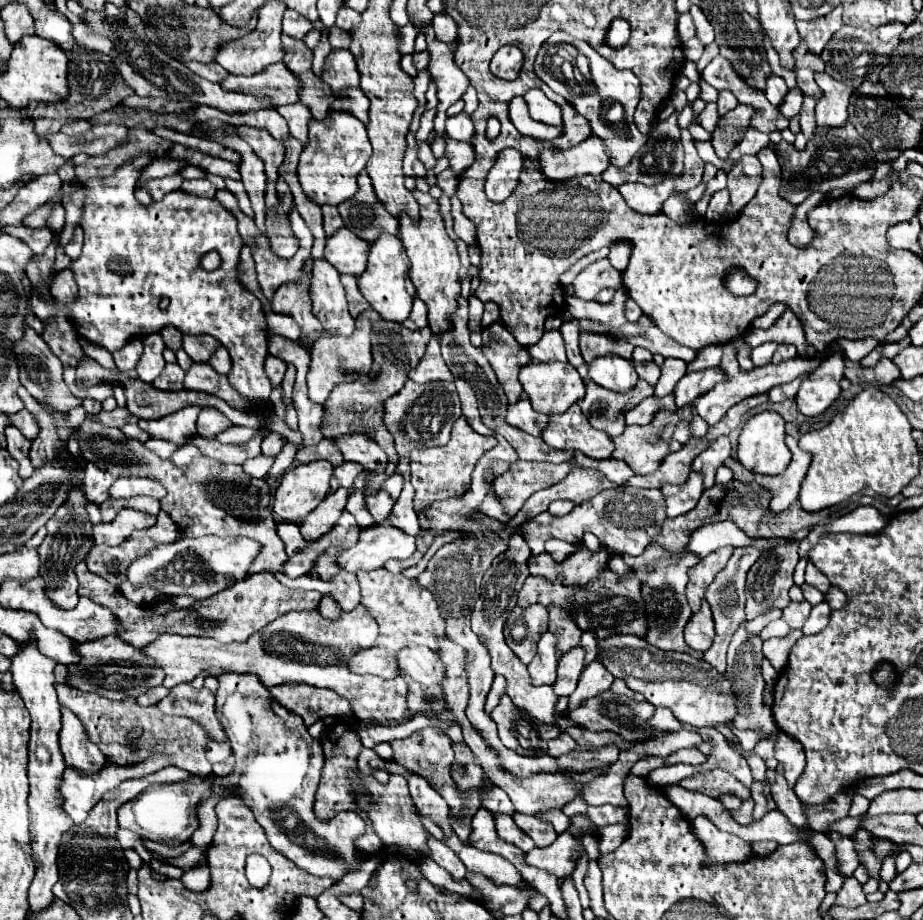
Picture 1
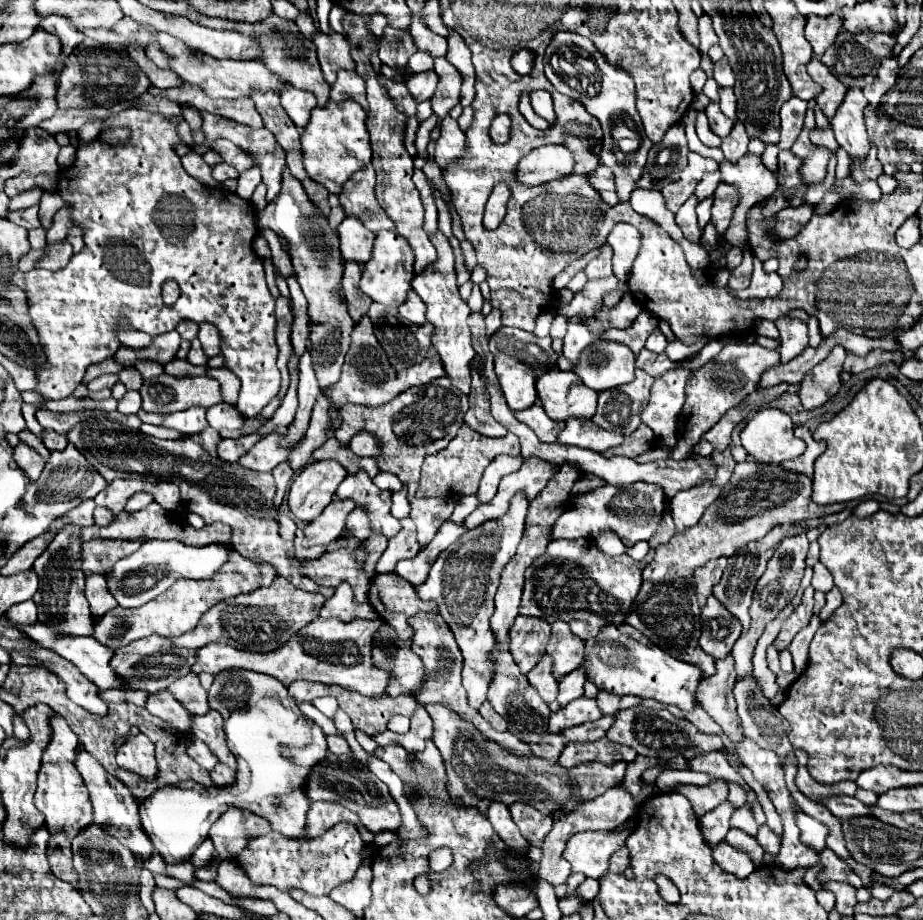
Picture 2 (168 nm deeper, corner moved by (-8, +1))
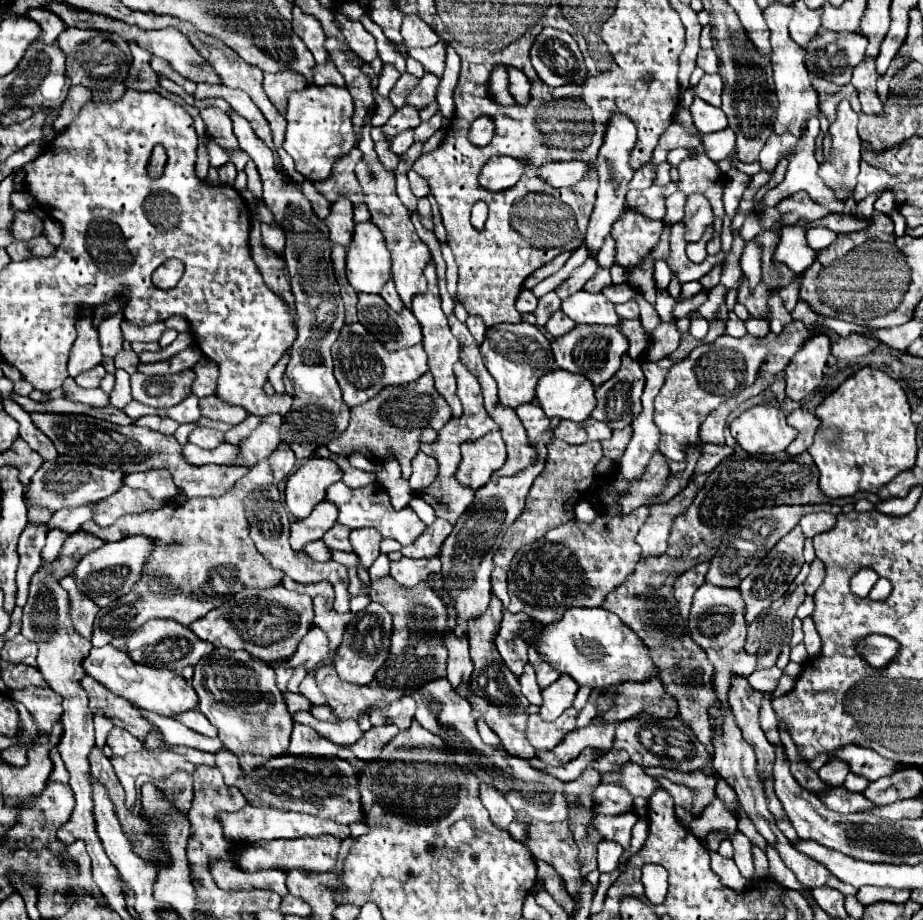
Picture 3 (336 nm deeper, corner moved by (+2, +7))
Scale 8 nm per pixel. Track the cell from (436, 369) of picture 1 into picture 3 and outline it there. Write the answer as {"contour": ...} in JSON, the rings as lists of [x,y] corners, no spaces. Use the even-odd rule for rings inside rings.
{"contour":[[[360,323],[342,327],[340,337],[332,347],[332,357],[334,357],[334,377],[338,379],[338,385],[342,389],[342,399],[348,407],[366,403],[388,385],[406,385],[428,371],[428,361],[422,343],[410,349],[386,351]]]}

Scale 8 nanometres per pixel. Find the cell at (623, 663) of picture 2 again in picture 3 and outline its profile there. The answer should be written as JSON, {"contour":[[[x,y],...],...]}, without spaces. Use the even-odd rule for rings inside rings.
{"contour":[[[574,607],[564,613],[564,617],[546,627],[538,625],[530,641],[538,641],[538,651],[560,673],[568,673],[578,685],[586,687],[614,687],[626,681],[646,683],[660,675],[660,669],[654,665],[650,649],[644,641],[618,619],[618,615],[596,607]]]}

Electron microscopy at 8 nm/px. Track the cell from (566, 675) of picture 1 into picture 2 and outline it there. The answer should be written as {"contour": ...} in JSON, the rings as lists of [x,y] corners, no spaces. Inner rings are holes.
{"contour":[[[578,667],[574,673],[568,673],[568,677],[560,679],[560,687],[558,687],[560,691],[558,691],[558,699],[556,699],[560,703],[560,707],[564,707],[572,699],[578,699],[584,695],[584,681],[586,681],[586,677],[584,677],[582,667]]]}

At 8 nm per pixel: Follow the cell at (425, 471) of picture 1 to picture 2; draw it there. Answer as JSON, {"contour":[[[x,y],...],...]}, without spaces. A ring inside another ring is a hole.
{"contour":[[[462,425],[460,433],[456,433],[456,437],[450,441],[450,445],[444,451],[440,451],[436,455],[428,455],[424,459],[420,487],[416,491],[416,497],[442,497],[442,499],[450,499],[450,497],[474,495],[478,491],[478,483],[482,479],[484,469],[498,455],[518,457],[520,455],[518,437],[508,433],[502,439],[490,439],[490,437],[482,437],[480,433],[476,433],[476,431],[468,429],[466,425]]]}

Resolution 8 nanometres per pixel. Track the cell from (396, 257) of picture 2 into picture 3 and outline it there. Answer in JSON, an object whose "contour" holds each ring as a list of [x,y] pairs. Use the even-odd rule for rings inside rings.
{"contour":[[[370,221],[358,223],[346,255],[348,283],[358,293],[380,293],[390,281],[390,251],[382,231]]]}

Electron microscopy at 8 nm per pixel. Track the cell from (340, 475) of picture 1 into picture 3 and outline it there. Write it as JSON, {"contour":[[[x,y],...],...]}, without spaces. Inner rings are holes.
{"contour":[[[338,481],[338,483],[334,483],[334,485],[328,487],[326,499],[338,505],[338,511],[340,511],[338,523],[340,523],[340,525],[346,525],[346,527],[350,527],[350,529],[374,527],[376,531],[382,533],[382,537],[396,539],[402,547],[412,545],[412,543],[424,533],[424,529],[426,529],[426,525],[418,519],[418,515],[412,511],[412,507],[404,507],[404,509],[400,509],[400,511],[394,511],[394,509],[390,507],[388,495],[384,493],[384,489],[382,489],[378,483],[352,489],[352,487],[344,485],[342,481]]]}

